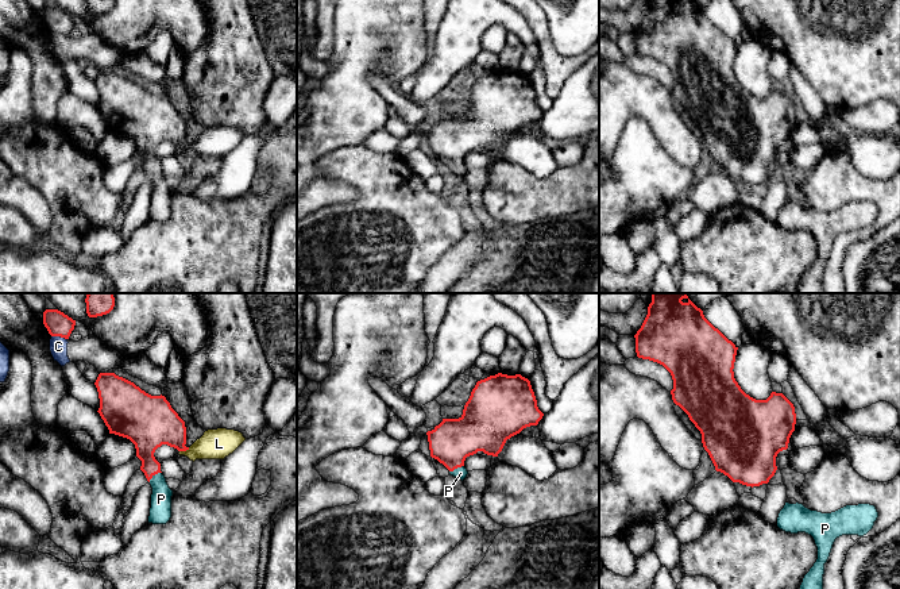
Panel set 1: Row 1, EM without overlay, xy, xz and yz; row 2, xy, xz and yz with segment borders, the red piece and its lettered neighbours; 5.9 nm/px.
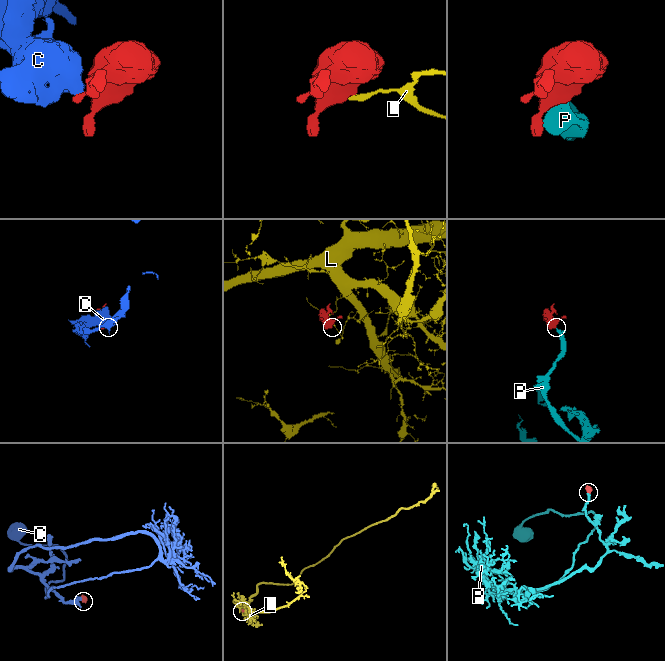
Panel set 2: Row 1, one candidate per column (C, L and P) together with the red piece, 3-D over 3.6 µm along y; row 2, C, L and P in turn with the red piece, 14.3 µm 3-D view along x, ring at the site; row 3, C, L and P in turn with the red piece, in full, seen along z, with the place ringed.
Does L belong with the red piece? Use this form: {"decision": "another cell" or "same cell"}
{"decision": "another cell"}

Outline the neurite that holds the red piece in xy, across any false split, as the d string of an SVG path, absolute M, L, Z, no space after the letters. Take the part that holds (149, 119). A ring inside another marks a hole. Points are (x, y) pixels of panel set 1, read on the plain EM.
M100 70L94 80L99 111L109 127L130 136L142 158L140 168L152 185L148 220L166 222L171 215L171 193L161 161L154 150L162 142L186 149L185 119L171 105L165 93L151 93L134 80L115 70Z

